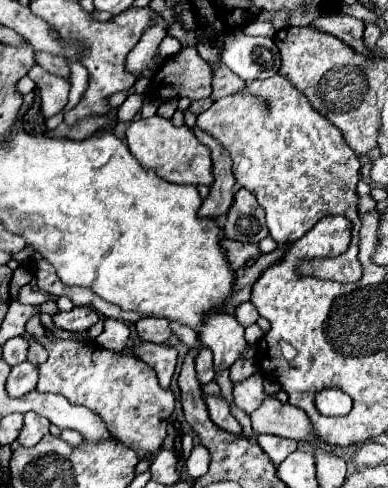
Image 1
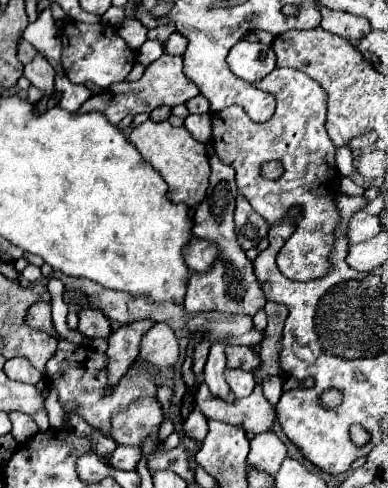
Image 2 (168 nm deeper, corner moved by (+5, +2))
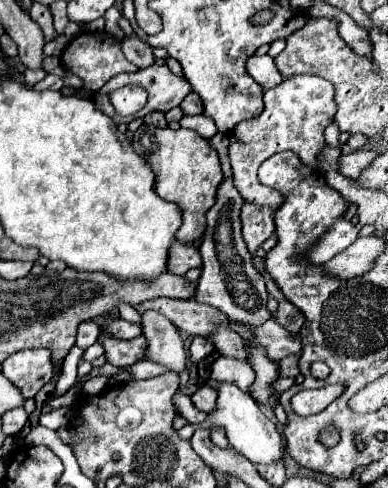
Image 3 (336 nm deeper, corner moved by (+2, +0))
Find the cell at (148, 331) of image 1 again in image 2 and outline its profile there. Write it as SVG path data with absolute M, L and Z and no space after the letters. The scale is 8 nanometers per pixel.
M140 320L120 326L112 332L108 340L108 386L116 386L120 378L128 372L128 366L138 358L138 346L148 328L154 326L152 320Z

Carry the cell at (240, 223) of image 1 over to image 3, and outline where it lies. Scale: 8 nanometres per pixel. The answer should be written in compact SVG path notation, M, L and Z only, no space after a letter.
M251 202L243 204L241 222L243 222L243 238L251 254L255 254L255 250L275 232L273 210L259 208L257 204Z

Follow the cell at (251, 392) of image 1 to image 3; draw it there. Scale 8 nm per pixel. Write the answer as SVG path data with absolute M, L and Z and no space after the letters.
M219 356L211 366L211 378L213 380L231 380L245 394L251 394L251 384L255 380L255 372L243 360L231 360L231 358Z

